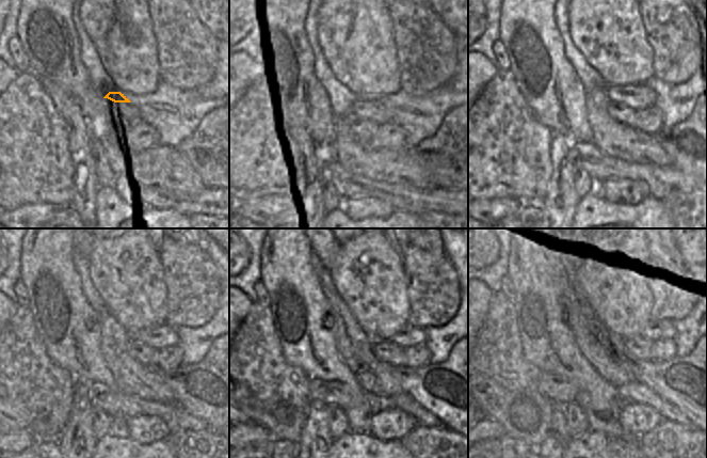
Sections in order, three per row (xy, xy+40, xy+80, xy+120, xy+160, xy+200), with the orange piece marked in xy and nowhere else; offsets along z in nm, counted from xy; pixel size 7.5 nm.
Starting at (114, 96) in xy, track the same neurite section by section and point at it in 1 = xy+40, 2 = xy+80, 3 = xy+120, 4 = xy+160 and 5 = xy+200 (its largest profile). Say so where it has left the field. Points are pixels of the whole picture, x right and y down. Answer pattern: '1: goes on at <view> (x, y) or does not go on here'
1: goes on at xy+40 (371, 97)
2: goes on at xy+80 (637, 97)
3: goes on at xy+120 (163, 336)
4: goes on at xy+160 (408, 335)
5: goes on at xy+200 (664, 330)

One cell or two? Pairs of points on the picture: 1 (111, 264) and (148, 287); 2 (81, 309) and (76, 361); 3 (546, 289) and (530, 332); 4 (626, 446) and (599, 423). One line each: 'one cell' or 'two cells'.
1: one cell
2: one cell
3: one cell
4: two cells

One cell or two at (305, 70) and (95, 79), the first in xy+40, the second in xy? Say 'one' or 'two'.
two

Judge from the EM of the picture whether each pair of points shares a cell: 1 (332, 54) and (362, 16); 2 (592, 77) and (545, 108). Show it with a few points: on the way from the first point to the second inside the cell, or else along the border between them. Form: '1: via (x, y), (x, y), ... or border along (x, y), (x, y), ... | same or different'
1: border along (323, 27), (338, 54), (342, 67), (347, 72) | different
2: border along (568, 62), (584, 88) | different

